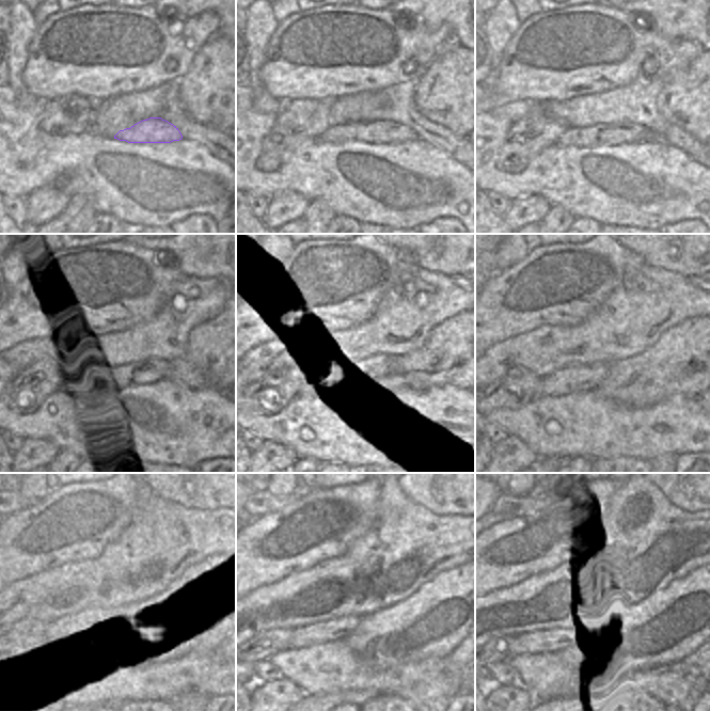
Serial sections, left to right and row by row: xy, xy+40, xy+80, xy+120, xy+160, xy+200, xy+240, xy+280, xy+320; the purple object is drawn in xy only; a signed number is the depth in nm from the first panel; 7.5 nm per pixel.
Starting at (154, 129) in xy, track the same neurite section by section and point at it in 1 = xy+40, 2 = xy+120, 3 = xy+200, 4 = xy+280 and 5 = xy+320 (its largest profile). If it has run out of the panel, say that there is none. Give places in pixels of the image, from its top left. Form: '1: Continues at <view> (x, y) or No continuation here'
1: Continues at xy+40 (382, 131)
2: Continues at xy+120 (120, 375)
3: Continues at xy+200 (574, 378)
4: Continues at xy+280 (335, 629)
5: Continues at xy+320 (554, 638)

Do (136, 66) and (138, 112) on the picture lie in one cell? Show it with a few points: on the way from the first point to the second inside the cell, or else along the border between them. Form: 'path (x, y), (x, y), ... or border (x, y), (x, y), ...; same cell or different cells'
border (161, 84), (112, 97); different cells

